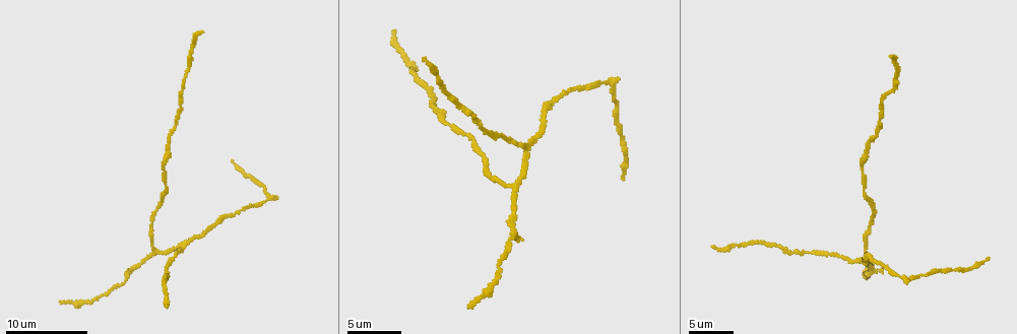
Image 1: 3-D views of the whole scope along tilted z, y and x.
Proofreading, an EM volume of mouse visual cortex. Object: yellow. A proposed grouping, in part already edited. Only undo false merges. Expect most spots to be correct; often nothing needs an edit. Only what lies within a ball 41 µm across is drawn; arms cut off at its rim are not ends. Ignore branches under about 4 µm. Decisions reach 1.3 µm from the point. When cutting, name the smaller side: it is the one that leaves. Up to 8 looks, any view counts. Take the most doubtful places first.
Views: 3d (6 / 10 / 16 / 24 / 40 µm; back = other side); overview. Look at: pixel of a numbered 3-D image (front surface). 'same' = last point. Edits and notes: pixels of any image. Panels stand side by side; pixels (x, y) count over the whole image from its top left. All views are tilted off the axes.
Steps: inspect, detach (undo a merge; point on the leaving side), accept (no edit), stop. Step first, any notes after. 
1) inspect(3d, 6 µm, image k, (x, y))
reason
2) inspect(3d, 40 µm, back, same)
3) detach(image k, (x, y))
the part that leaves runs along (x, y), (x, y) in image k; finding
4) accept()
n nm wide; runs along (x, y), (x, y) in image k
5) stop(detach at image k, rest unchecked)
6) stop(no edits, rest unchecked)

inspect(3d, 10 µm, image 1, (518, 185))
two arms in line, one across

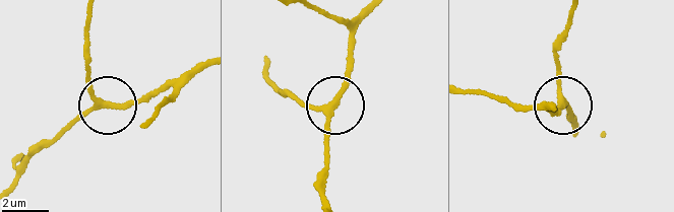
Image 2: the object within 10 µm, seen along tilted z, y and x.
accept()
220 nm wide; runs along (289, 95), (304, 107), (330, 108), (322, 152) in image 2; continuous, no second neuron

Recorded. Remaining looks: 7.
inspect(3d, 6 µm, image 1, (873, 271))
thin arm on a thick one

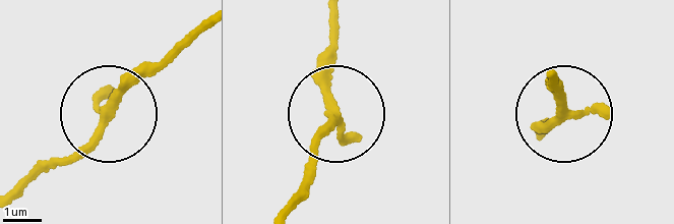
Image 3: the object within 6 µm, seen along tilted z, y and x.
accept()
190 nm wide; all the same neuron

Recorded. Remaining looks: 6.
inspect(3d, 10 µm, image 1, (867, 155))
sudden change in width

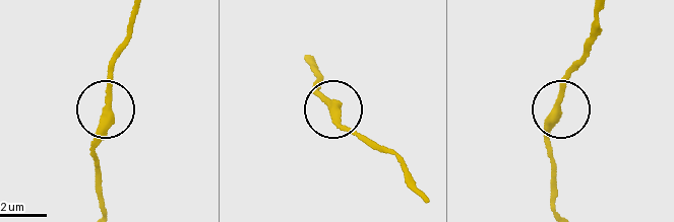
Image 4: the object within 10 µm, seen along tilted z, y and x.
accept()
all the same neuron

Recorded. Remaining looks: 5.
inspect(3d, 6 µm, image 1, (194, 237))
sudden change in width

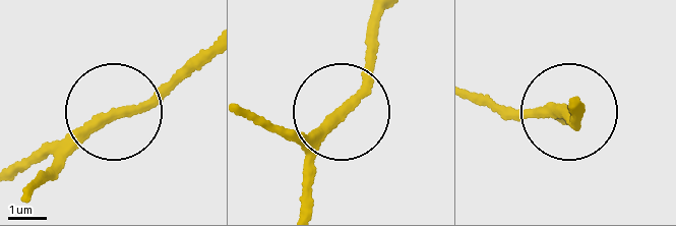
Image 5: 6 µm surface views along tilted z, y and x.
inspect(3d, 6 µm, back, image 5, (107, 119))

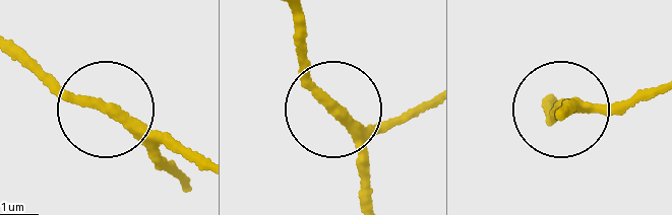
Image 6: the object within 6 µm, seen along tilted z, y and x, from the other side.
accept()
260 nm wide; runs along (366, 199), (356, 139), (311, 81), (295, 19) in image 6; all the same neuron

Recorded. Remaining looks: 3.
stop(no edits, rest unchecked)

